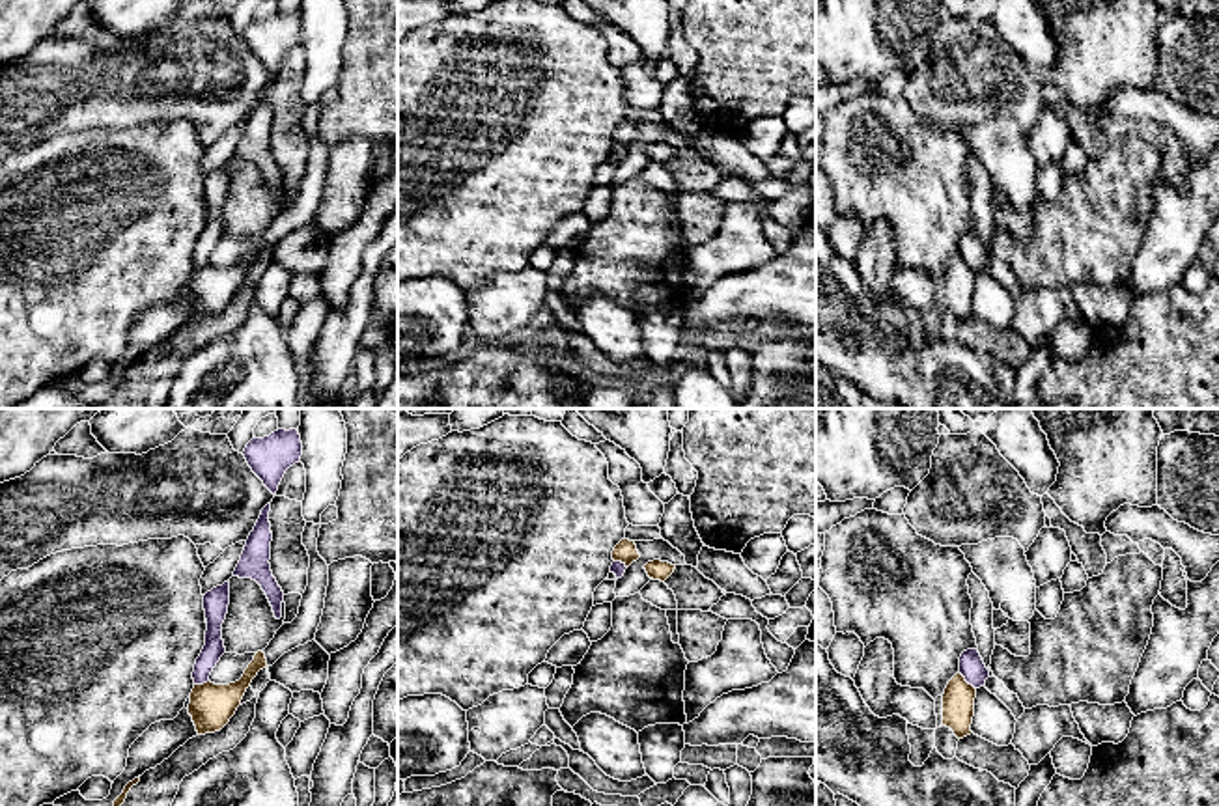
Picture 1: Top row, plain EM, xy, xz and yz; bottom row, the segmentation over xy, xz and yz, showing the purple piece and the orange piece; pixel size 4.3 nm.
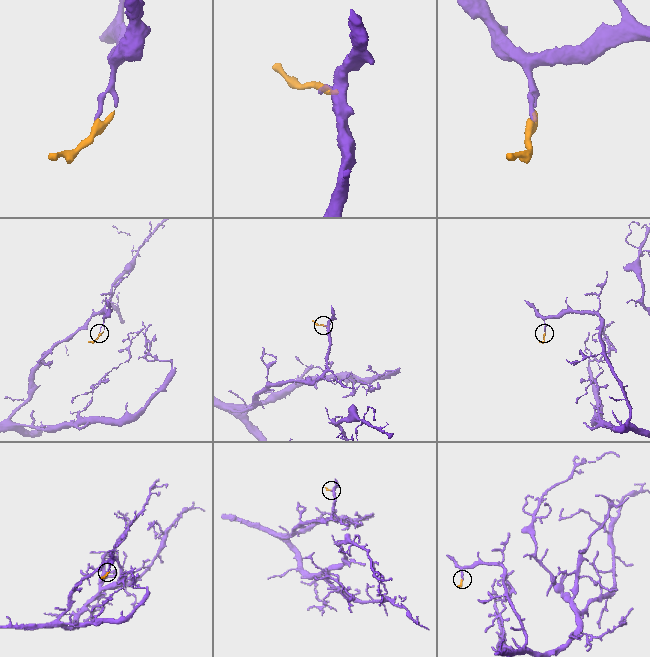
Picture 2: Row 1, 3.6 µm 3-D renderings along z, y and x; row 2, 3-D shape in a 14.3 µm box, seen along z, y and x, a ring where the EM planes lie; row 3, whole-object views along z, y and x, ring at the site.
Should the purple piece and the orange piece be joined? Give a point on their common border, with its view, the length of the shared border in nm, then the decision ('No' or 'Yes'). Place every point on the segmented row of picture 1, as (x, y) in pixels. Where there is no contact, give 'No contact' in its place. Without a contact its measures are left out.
Touches purple at yz (967, 681). Shared border 100 nm. Yes

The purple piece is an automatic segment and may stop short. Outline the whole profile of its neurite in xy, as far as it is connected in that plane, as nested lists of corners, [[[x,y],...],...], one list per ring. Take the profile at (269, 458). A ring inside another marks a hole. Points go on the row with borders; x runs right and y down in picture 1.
[[[278,429],[263,438],[254,437],[243,455],[252,472],[276,494],[286,470],[301,461],[301,435],[297,429]]]

